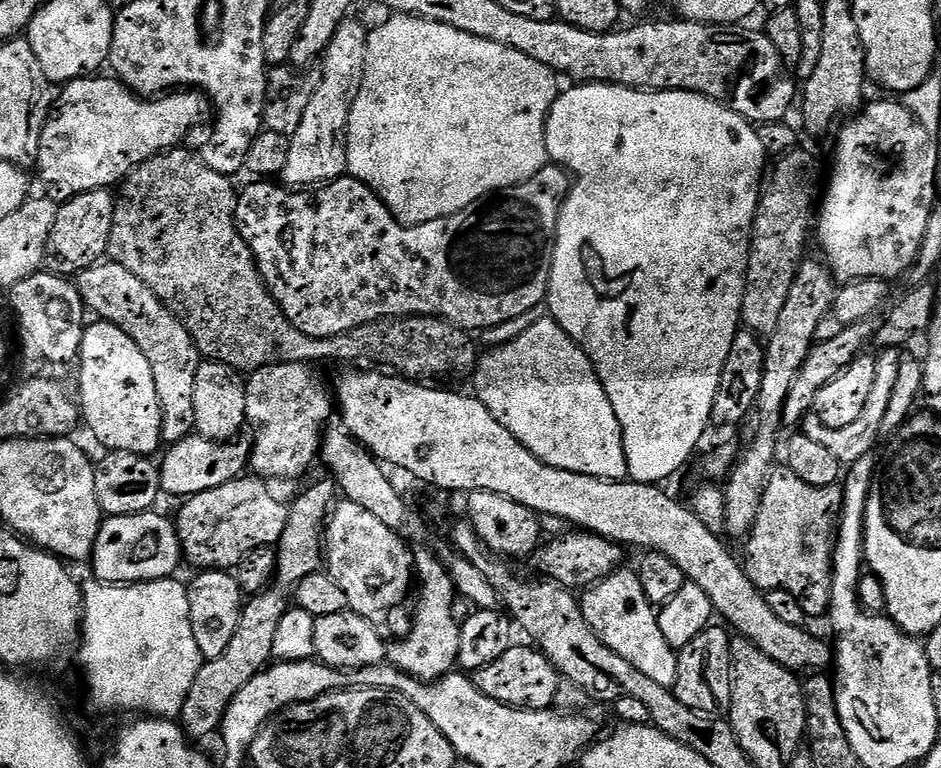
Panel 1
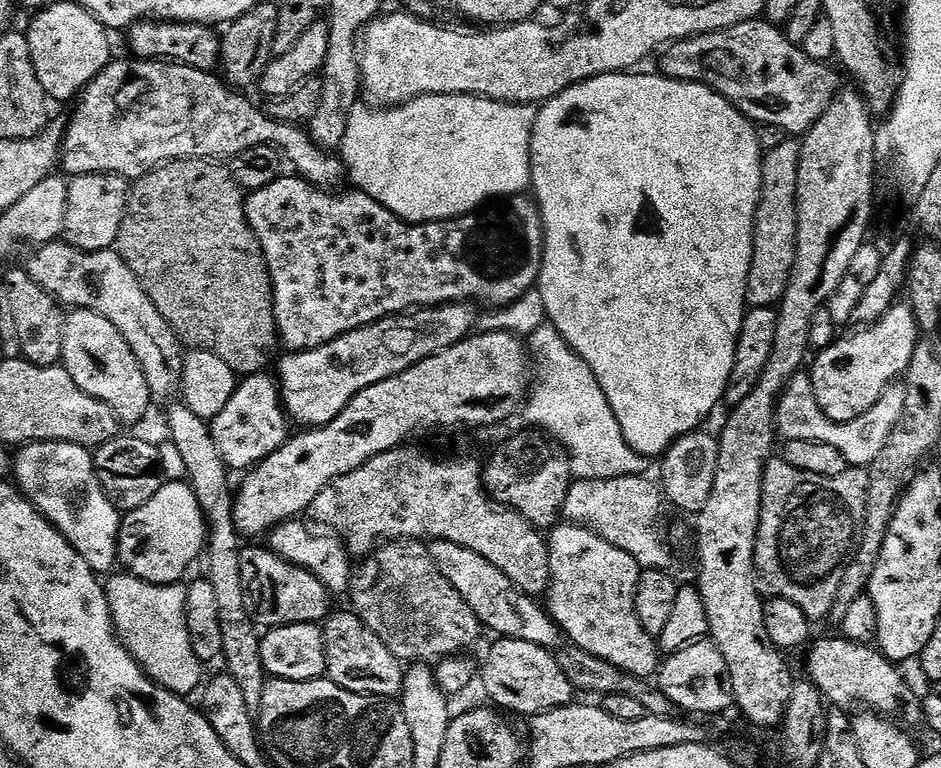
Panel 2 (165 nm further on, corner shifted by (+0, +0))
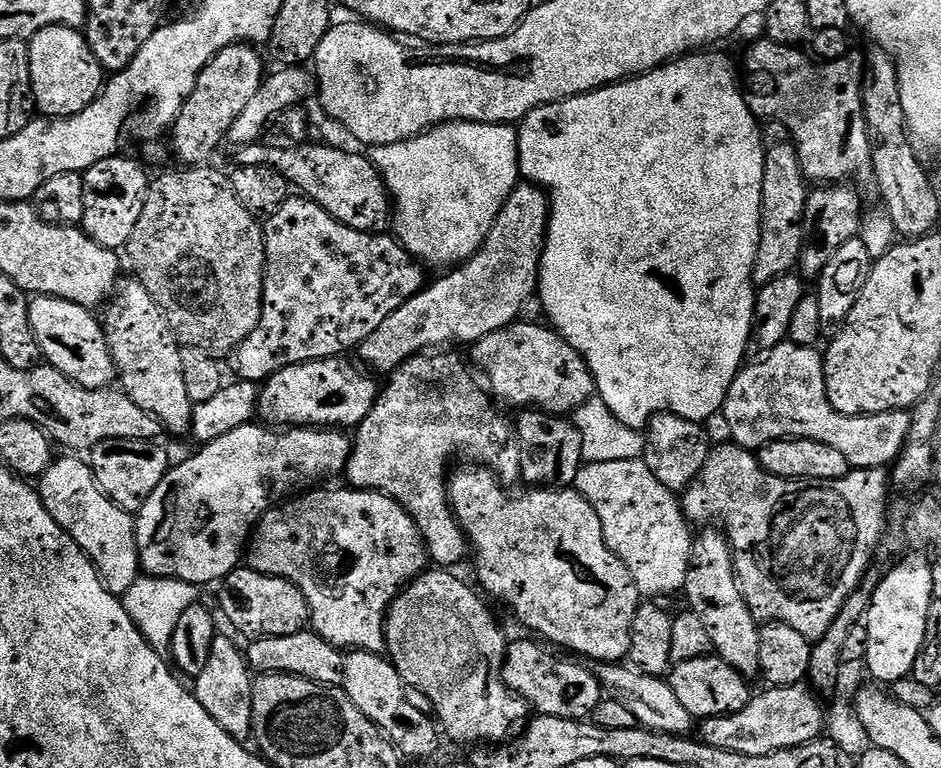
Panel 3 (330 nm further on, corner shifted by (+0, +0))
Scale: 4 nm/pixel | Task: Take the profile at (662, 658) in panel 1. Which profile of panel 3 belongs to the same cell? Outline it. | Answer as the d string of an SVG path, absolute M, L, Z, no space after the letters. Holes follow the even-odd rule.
M464 466L461 472L453 471L448 482L448 502L456 521L464 530L464 535L470 541L471 551L476 552L476 576L480 579L479 587L485 593L493 592L500 600L505 600L512 607L512 612L529 628L537 637L543 638L549 645L557 649L569 648L577 657L589 656L593 662L620 662L625 659L630 650L630 638L632 637L632 623L634 614L640 609L642 597L635 586L635 580L631 577L630 570L611 552L603 536L602 523L598 514L595 513L594 506L572 486L532 486L529 492L520 492L517 496L511 496L509 489L501 484L500 477L491 472L489 468L483 466Z

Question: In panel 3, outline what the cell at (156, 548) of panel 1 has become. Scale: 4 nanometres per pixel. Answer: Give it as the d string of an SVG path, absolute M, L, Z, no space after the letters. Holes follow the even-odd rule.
M253 422L244 424L238 430L230 430L230 434L222 434L222 438L203 445L199 449L201 452L193 451L186 462L169 467L162 482L158 482L158 490L154 490L154 494L150 494L139 512L135 513L136 545L141 569L150 576L181 580L197 586L212 583L215 585L223 581L225 576L241 567L246 541L274 502L283 501L315 485L312 483L323 476L332 476L335 472L343 473L347 469L353 441L344 436L347 435L340 430L273 430Z

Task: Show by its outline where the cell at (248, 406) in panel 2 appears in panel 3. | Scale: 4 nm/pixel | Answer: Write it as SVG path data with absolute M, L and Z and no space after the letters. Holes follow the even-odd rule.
M332 356L329 360L311 360L305 364L286 366L269 380L263 381L260 398L256 402L256 416L276 430L290 428L323 428L325 430L355 430L370 414L382 388L375 384L367 371L359 372L348 358Z

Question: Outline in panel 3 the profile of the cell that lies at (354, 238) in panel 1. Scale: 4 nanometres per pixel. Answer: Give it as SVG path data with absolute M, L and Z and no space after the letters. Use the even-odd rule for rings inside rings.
M289 195L287 202L263 221L262 227L266 254L264 305L259 326L234 353L236 372L240 375L237 377L241 381L263 382L286 366L329 360L341 353L348 354L351 348L352 351L359 349L363 340L370 338L394 310L425 287L425 269L401 246L395 235L354 230L326 214L322 206L303 195Z

